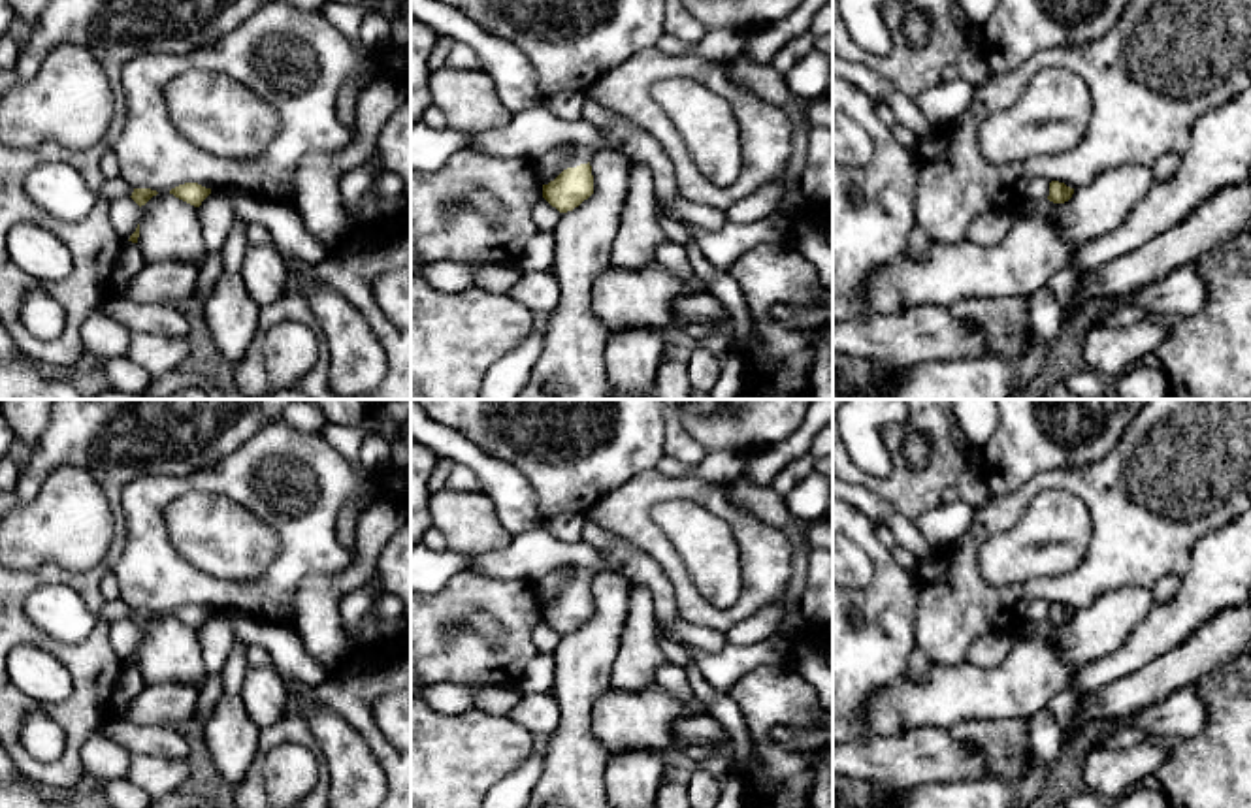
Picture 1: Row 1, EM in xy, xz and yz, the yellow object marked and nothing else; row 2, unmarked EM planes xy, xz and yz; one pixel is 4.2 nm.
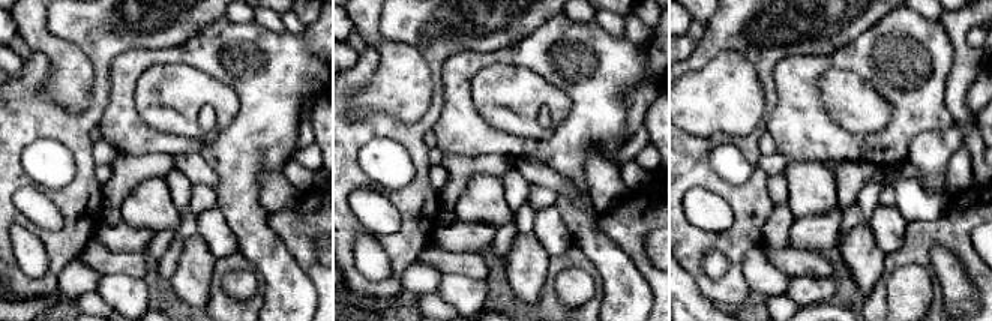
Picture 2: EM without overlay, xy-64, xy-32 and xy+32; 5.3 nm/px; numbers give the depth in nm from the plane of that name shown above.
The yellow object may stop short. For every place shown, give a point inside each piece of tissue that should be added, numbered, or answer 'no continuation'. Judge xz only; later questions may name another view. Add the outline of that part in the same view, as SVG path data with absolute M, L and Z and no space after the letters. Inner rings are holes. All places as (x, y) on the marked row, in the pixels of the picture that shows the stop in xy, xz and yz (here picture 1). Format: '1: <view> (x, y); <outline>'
1: xz (579, 155); M569 143L569 156L565 158L561 171L592 162L593 154L593 147Z

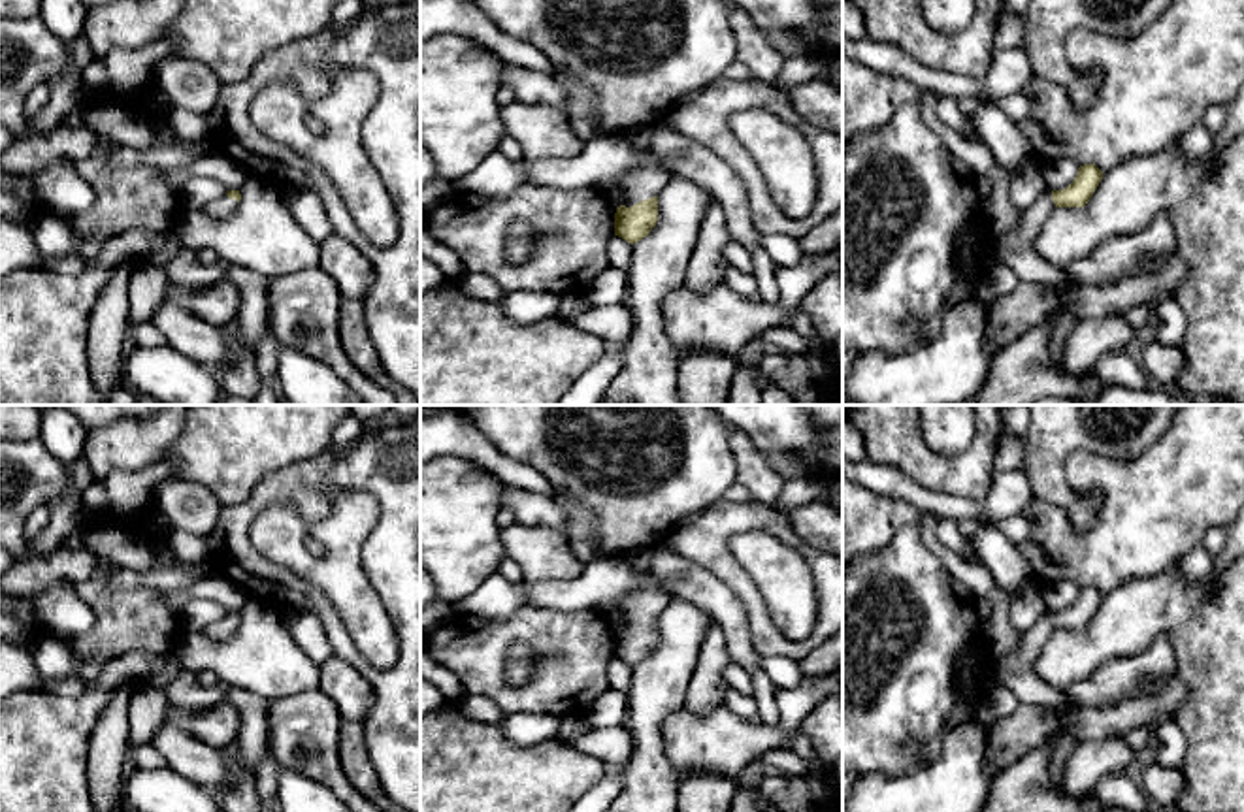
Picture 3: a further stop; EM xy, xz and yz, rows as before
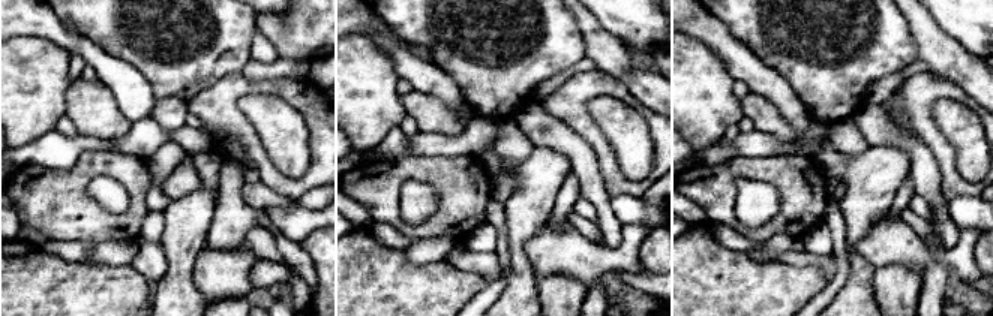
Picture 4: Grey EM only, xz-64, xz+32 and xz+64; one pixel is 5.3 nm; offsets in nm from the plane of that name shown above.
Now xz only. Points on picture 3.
1: xz (639, 183); M639 166L622 175L620 185L626 190L626 207L658 196L673 175L665 168Z

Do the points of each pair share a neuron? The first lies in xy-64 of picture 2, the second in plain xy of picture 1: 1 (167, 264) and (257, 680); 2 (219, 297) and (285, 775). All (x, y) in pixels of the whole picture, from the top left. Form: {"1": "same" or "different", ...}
{"1": "different", "2": "different"}

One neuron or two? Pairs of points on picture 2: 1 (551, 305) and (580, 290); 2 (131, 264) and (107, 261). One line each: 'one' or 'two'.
1: two
2: one

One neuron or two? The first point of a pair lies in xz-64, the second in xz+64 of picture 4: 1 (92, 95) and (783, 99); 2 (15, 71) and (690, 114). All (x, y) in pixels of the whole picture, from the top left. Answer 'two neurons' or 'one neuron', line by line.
1: two neurons
2: one neuron

